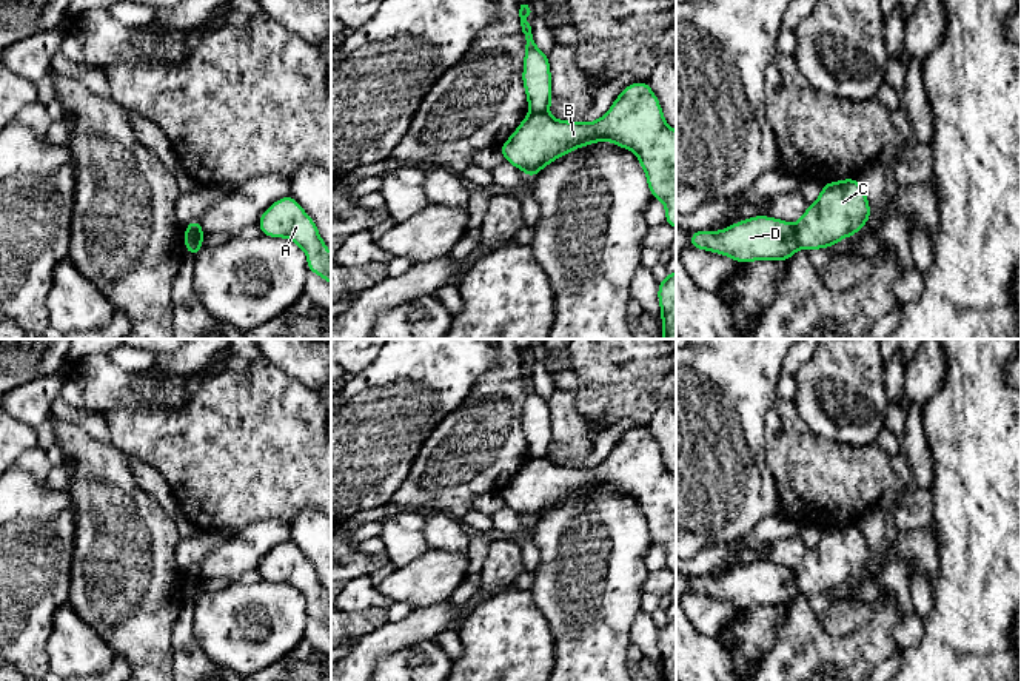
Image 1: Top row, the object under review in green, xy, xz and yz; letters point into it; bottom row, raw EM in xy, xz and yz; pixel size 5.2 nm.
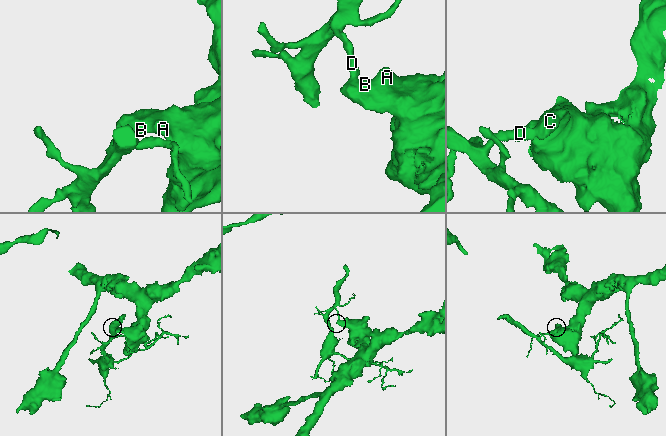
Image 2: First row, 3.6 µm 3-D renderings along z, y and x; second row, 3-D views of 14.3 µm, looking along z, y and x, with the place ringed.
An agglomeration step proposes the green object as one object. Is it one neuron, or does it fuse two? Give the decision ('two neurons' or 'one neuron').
two neurons

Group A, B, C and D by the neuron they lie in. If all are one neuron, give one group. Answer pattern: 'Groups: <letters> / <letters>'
Groups: A B C / D

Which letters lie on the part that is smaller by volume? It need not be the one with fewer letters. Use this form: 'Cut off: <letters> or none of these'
Cut off: D

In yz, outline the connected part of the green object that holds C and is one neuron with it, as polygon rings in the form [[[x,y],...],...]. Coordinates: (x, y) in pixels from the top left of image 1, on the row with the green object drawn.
[[[858,179],[822,185],[818,200],[793,225],[802,250],[830,248],[856,234],[870,219],[870,203]]]

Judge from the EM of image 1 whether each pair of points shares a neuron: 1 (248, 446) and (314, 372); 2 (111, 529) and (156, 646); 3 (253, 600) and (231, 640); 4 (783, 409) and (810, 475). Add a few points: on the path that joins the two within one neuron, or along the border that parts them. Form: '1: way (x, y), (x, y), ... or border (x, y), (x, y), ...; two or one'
1: border (273, 364), (314, 392); two
2: way (123, 558), (125, 584), (131, 593), (136, 617); one
3: way (253, 609), (253, 618), (241, 630); one
4: way (784, 426), (790, 447), (798, 458); one

